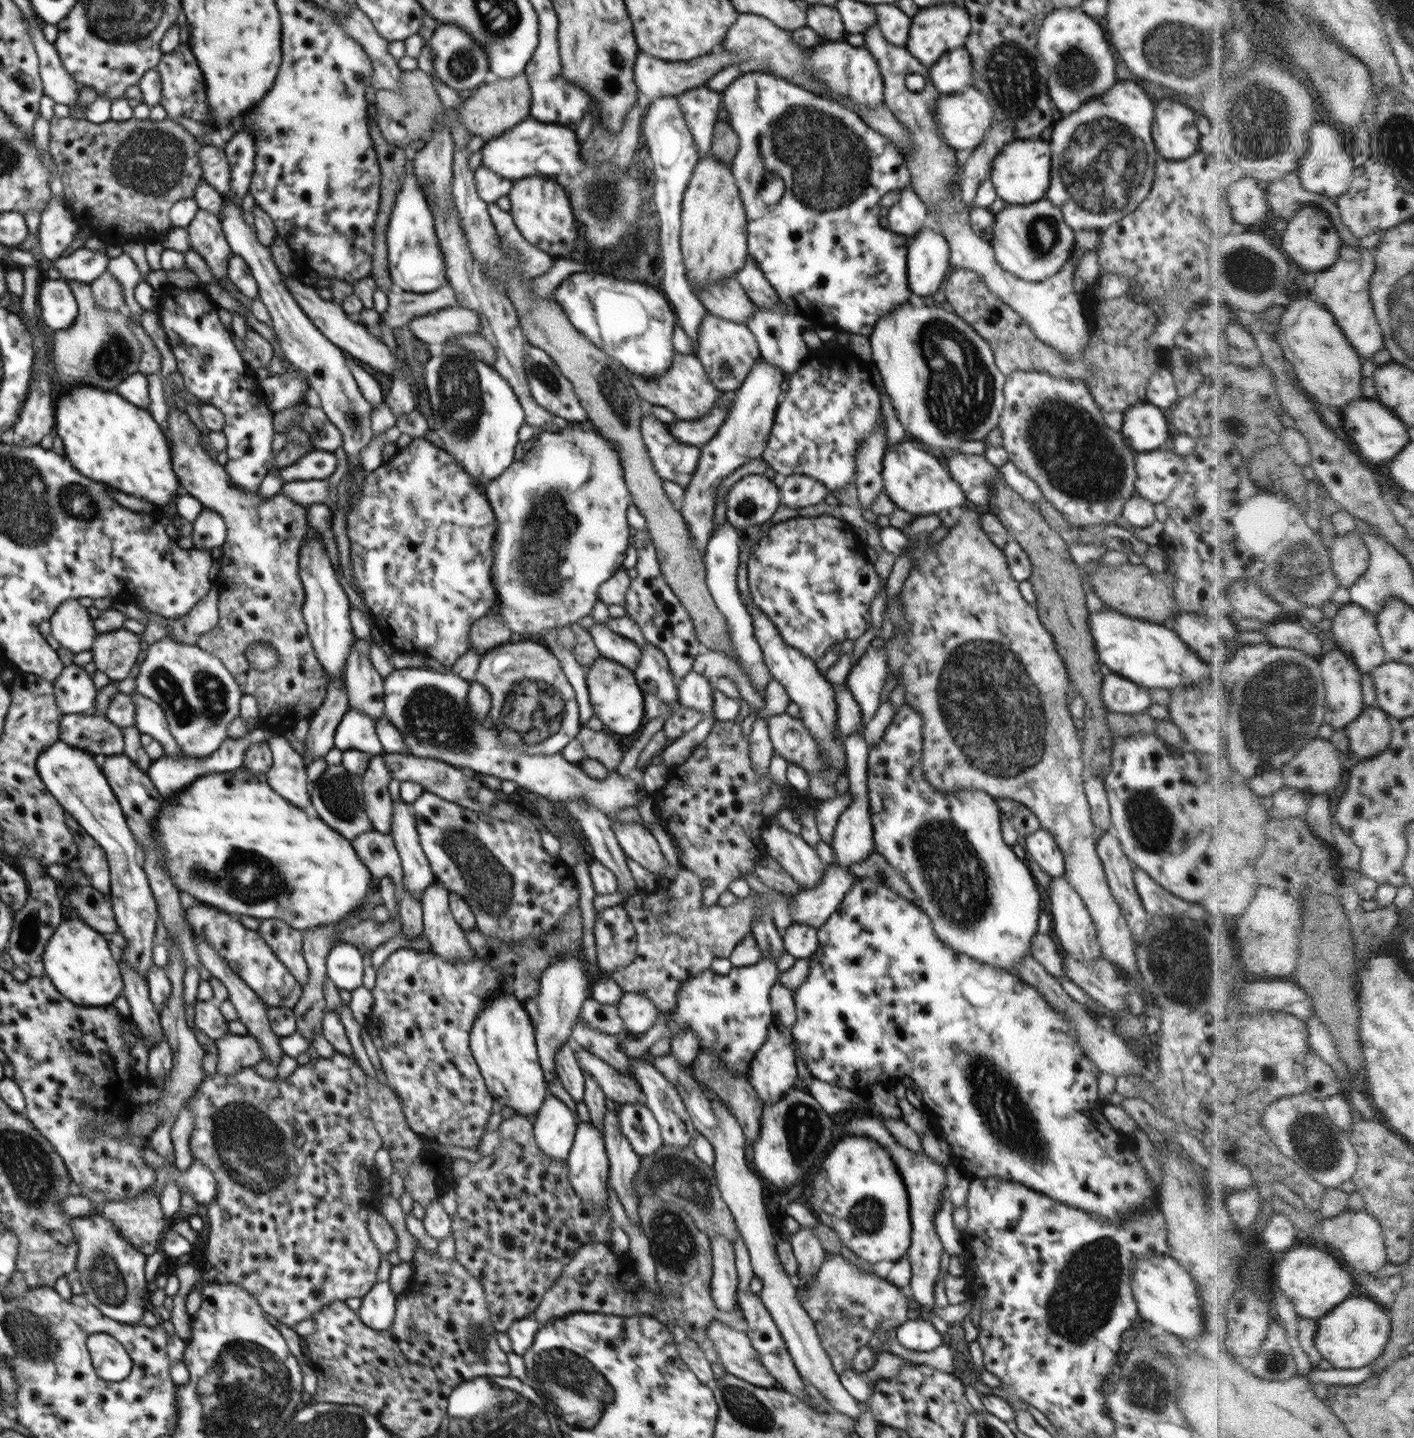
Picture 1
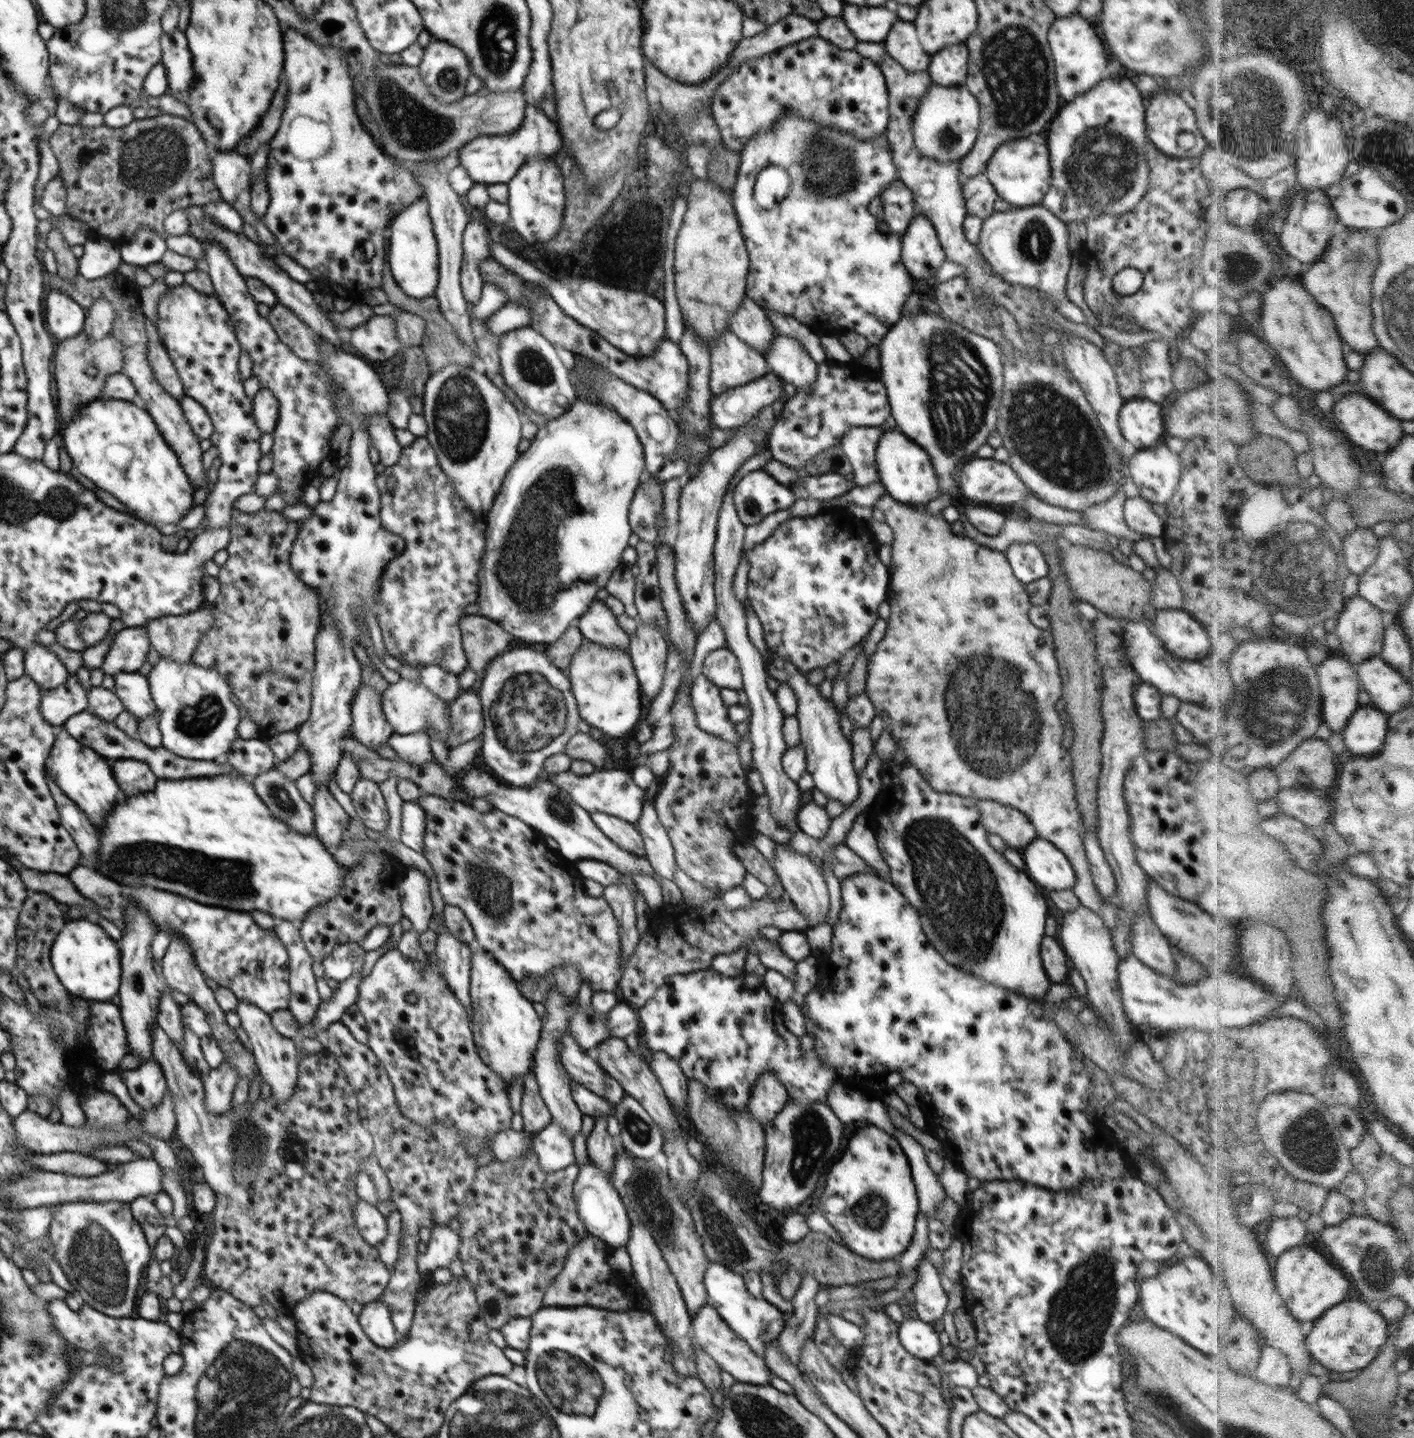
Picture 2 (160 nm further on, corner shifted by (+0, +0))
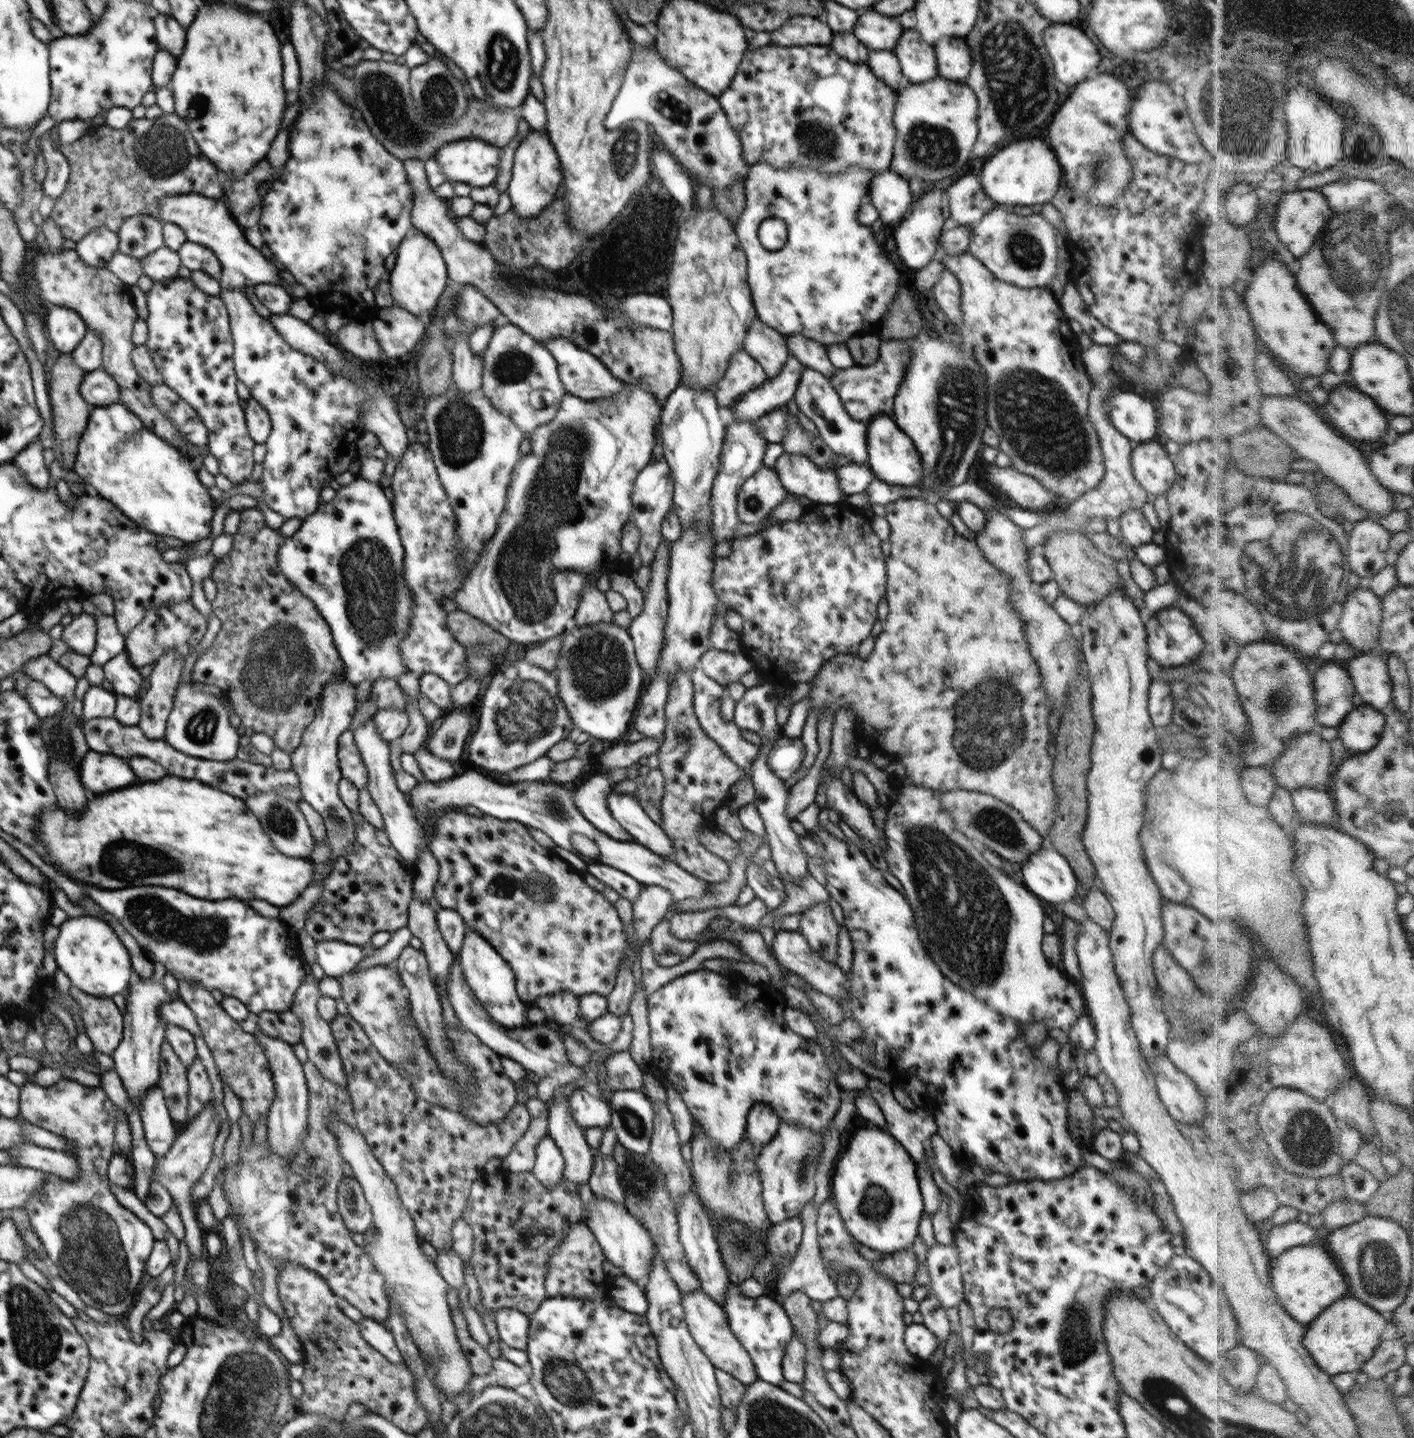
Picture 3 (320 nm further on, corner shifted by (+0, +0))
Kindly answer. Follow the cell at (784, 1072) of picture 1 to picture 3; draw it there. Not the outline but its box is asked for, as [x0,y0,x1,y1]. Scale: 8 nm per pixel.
[745,1103,781,1152]

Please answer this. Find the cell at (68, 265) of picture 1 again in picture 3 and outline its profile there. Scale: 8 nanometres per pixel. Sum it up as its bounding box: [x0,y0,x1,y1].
[75,226,119,268]

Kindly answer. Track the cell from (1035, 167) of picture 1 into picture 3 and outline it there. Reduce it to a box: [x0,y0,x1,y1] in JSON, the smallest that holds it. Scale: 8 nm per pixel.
[979,140,1062,209]

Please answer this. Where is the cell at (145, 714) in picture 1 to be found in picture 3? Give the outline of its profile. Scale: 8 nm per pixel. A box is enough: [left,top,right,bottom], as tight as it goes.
[103,650,143,697]

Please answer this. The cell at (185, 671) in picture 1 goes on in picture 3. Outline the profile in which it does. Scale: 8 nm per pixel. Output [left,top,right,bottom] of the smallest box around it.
[164,681,242,761]

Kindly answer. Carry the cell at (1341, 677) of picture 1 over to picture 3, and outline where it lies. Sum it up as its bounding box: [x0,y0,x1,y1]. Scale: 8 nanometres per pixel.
[1315,665,1357,727]

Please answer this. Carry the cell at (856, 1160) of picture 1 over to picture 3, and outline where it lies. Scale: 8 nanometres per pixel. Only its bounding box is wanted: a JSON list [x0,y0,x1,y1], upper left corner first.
[832,1129,925,1256]

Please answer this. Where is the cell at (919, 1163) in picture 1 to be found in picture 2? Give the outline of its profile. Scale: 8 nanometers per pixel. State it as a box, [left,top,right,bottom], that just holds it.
[910,1252,948,1325]

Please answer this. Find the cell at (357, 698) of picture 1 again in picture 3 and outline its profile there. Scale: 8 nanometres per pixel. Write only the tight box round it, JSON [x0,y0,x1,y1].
[353,716,424,868]

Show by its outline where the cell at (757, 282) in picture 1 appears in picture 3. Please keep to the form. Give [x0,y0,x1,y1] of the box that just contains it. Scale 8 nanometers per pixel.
[786,334,836,379]

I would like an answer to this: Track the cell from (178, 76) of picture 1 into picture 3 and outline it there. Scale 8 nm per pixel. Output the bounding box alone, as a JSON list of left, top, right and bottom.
[153,12,186,58]

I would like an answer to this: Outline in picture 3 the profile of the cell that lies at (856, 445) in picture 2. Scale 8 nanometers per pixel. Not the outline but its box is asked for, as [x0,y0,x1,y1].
[795,367,868,465]

